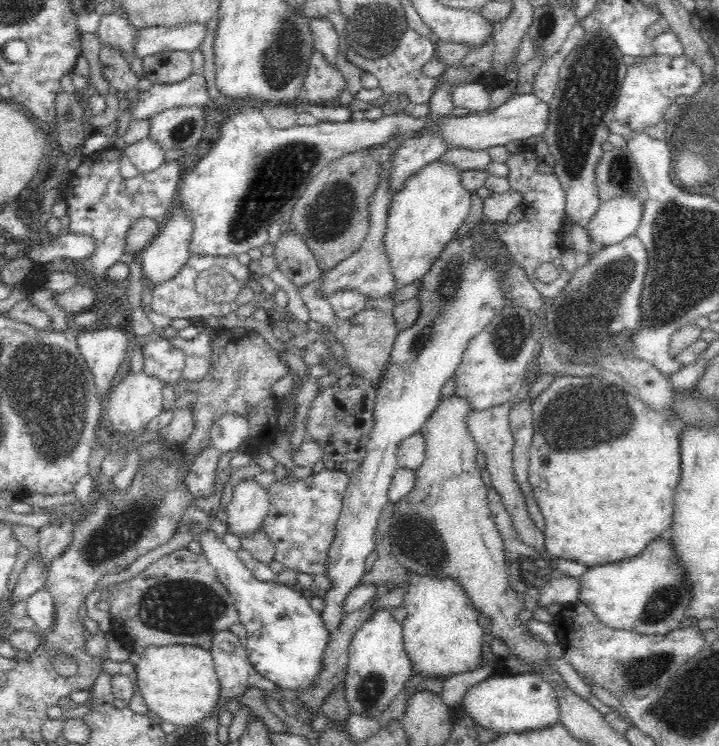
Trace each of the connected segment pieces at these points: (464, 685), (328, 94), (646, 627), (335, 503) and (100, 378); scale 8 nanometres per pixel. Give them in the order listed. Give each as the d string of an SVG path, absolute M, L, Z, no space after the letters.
M497 661L483 667L474 668L474 670L466 670L466 672L458 672L458 674L448 676L448 678L444 679L444 689L441 694L444 703L451 708L460 705L468 688L483 682L482 680L486 676L494 675L497 666L500 664L501 662Z
M314 50L309 58L304 88L298 92L296 104L312 103L326 107L333 105L345 86L340 71L326 62L322 53Z
M669 532L650 540L647 548L640 551L636 557L616 563L592 566L579 580L579 600L590 606L600 622L616 630L628 630L640 634L666 634L666 632L677 630L692 600L692 589L688 587L688 581L686 581L686 570L680 565L678 552L674 549Z
M322 469L305 478L290 474L277 479L267 489L269 510L261 527L275 547L275 560L284 568L308 575L326 575L328 551L332 546L335 526L348 486L348 473L336 469Z
M117 326L81 329L76 340L79 352L92 371L98 394L106 398L110 382L126 356L128 336Z

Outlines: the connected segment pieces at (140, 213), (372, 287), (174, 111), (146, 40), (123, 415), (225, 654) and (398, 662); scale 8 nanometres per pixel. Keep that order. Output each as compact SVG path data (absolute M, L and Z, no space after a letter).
M109 148L82 158L82 162L66 174L64 201L68 206L67 216L70 225L65 230L72 234L86 234L94 239L94 252L82 260L68 260L81 275L81 281L94 283L108 266L118 262L124 250L126 232L138 218L147 217L156 223L163 224L172 210L174 196L180 184L180 163L176 160L164 162L152 172L138 173L136 176L123 179L118 173L120 156L123 152L117 148Z
M393 137L389 142L366 149L368 154L372 154L380 165L380 180L376 184L374 194L370 196L369 201L369 229L366 238L356 252L340 261L334 268L327 270L319 289L325 296L338 288L350 288L357 290L368 298L384 298L384 296L393 296L396 285L394 285L394 275L385 251L384 235L387 228L388 210L391 204L393 193L389 190L389 176L391 175L392 162L396 158L396 152L402 148L404 137Z
M172 108L149 119L149 136L166 154L175 149L186 151L203 143L204 108Z
M182 23L174 26L148 26L136 30L134 56L144 58L164 50L194 52L206 34L204 24Z
M140 371L139 373L129 372L124 376L117 386L113 388L113 392L109 397L108 406L106 406L106 414L104 421L106 427L110 428L117 434L138 434L143 432L148 423L160 414L163 410L162 406L162 388L164 383L160 379L152 377Z
M228 629L216 632L213 637L210 651L220 681L220 708L224 708L230 698L239 697L249 686L256 686L263 692L280 693L282 690L262 677L240 644L240 639Z
M382 608L361 625L349 646L348 670L345 674L349 709L364 716L378 716L404 689L413 672L412 661L404 650L404 630L394 619L393 609Z

